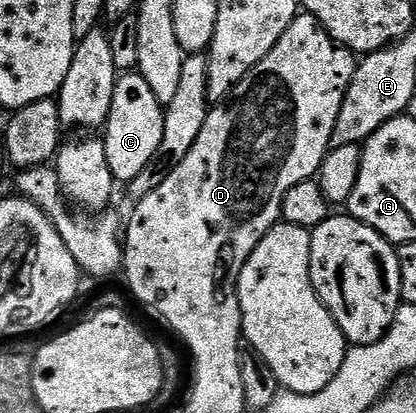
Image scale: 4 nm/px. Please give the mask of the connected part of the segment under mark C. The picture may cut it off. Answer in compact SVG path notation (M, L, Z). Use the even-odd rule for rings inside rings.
M140 73L122 74L115 85L111 113L103 128L107 165L111 165L111 173L118 184L129 184L147 169L147 161L155 157L155 149L159 149L159 141L163 141L164 124L163 104L151 93L151 85L143 81Z

